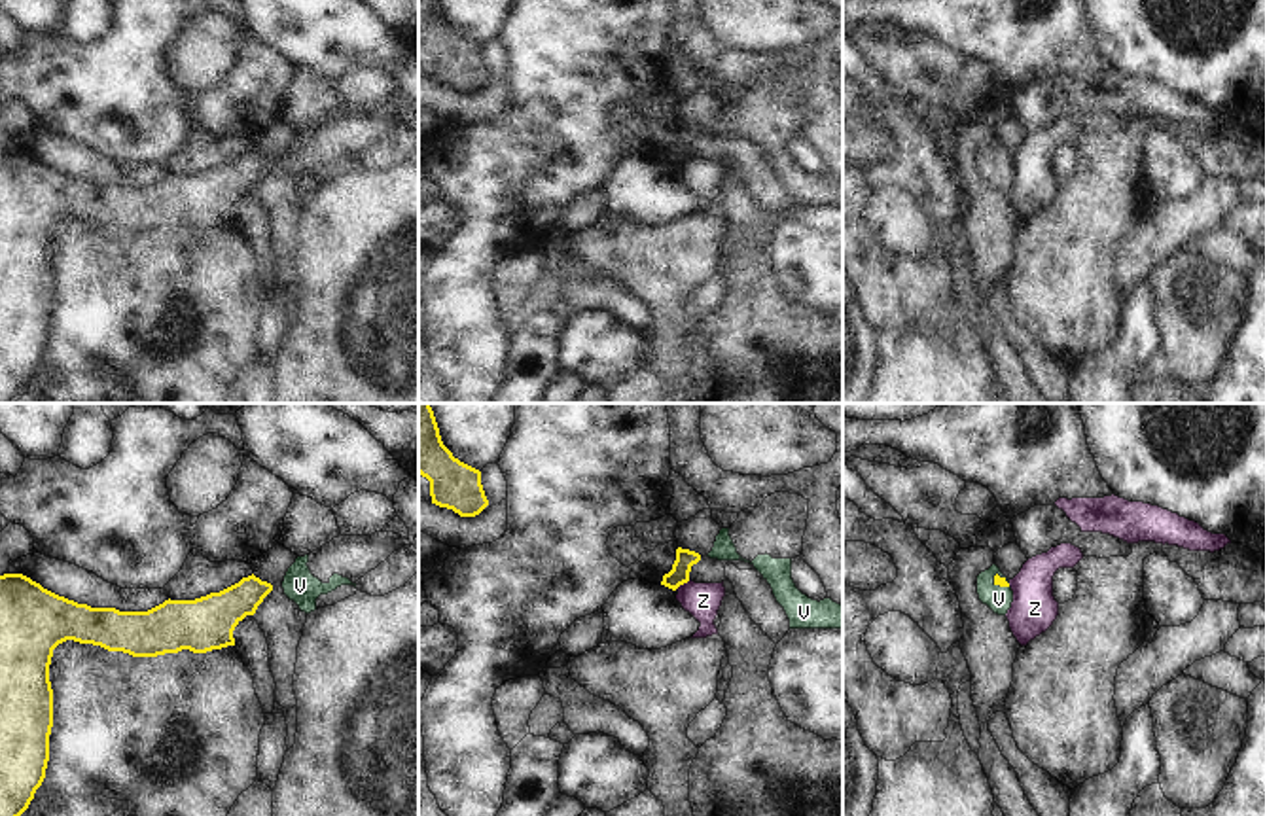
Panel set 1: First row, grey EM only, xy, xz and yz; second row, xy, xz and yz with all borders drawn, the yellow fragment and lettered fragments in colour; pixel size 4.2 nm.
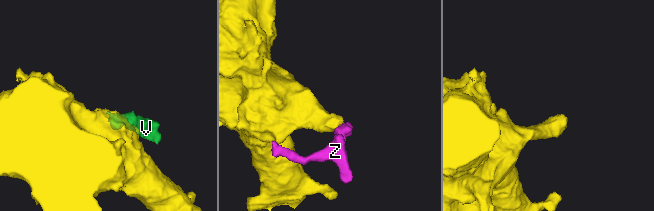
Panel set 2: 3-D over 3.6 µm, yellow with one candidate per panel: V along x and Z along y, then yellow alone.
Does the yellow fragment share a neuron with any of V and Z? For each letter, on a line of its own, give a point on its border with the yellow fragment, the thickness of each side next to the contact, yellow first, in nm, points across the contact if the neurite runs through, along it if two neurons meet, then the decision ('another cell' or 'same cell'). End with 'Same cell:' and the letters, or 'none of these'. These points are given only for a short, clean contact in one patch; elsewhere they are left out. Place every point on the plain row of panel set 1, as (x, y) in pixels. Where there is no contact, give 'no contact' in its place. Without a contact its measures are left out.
V: contact yz (1004, 156); calibres 40 and 110 nm; way yz (998, 156), (1004, 156), (998, 175); same cell
Z: contact xz (682, 159); calibres 80 and 150 nm; border xz (690, 156), (675, 165); another cell
Same cell: V

